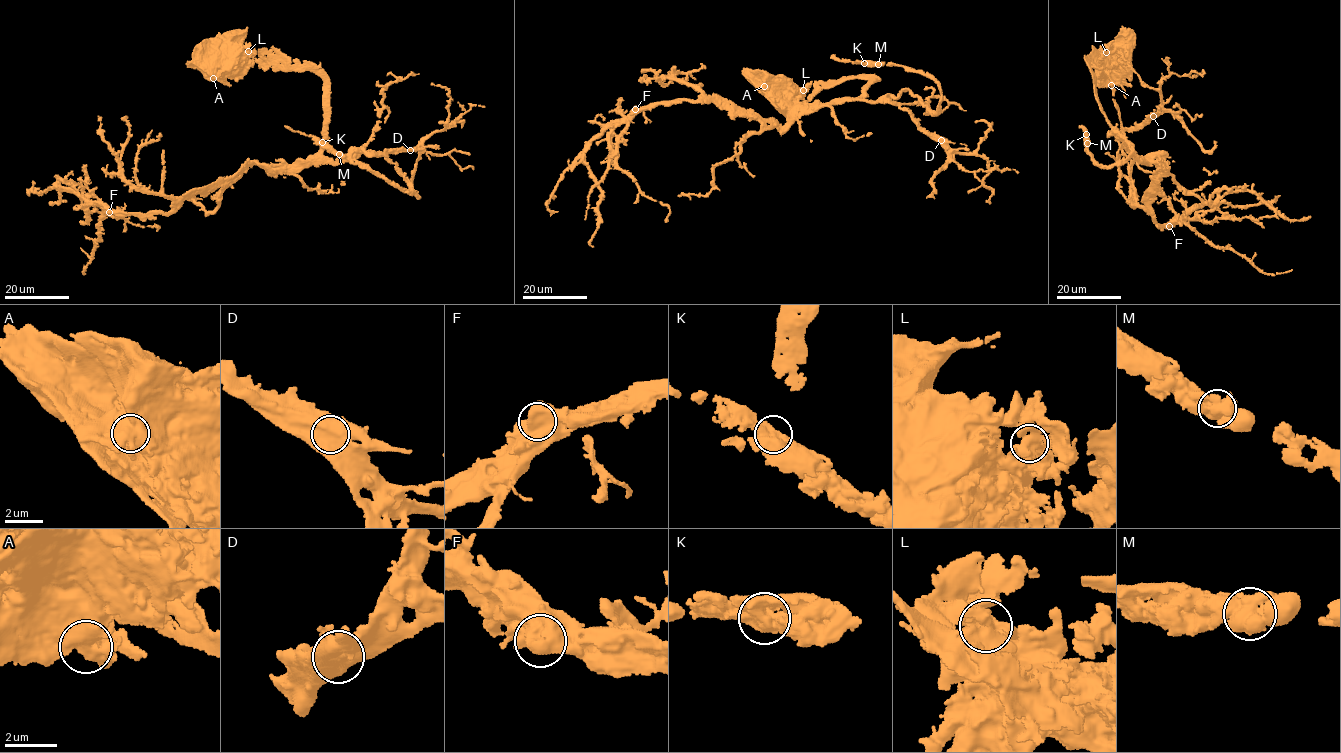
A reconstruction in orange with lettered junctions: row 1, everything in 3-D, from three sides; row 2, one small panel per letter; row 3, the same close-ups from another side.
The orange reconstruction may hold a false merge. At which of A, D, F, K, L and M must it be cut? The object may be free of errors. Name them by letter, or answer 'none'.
none

